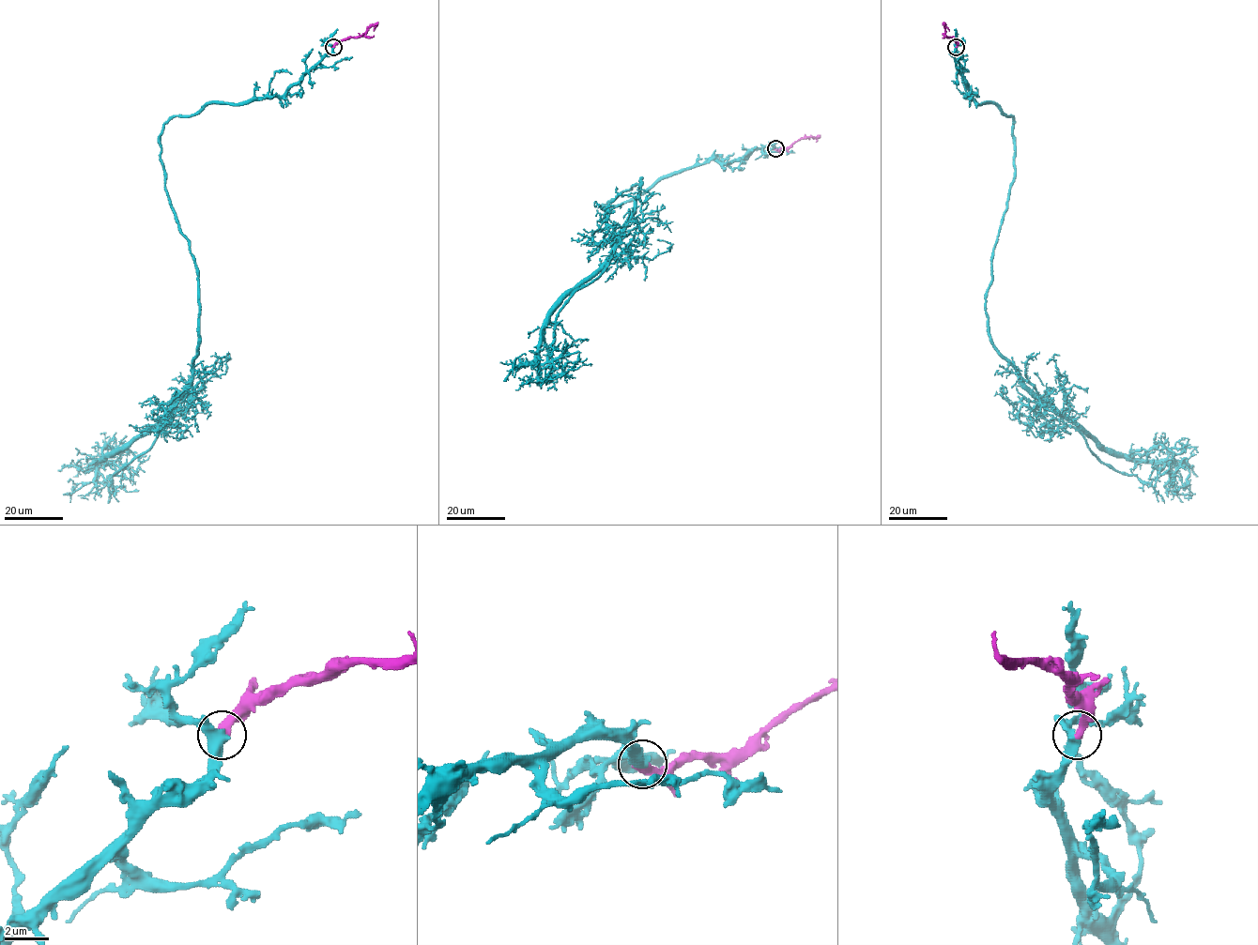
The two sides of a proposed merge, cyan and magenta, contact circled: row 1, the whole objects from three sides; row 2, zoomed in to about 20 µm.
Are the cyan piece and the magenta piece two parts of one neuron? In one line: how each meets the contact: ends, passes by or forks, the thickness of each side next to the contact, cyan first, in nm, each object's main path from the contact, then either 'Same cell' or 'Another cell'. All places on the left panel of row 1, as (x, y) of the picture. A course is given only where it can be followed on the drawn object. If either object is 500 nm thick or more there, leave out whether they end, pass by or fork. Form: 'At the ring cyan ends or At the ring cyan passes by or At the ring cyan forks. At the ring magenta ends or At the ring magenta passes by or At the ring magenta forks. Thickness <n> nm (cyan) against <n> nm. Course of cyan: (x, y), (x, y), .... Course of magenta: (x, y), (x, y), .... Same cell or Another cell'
At the ring cyan passes by. At the ring magenta ends. Thickness 440 nm (cyan) against 460 nm. Course of cyan: (333, 47), (282, 96), (164, 124), (198, 355), (169, 412), (97, 462), (99, 482), (139, 490). Course of magenta: (333, 47), (343, 40), (361, 36), (370, 27), (375, 26), (374, 31). Same cell

